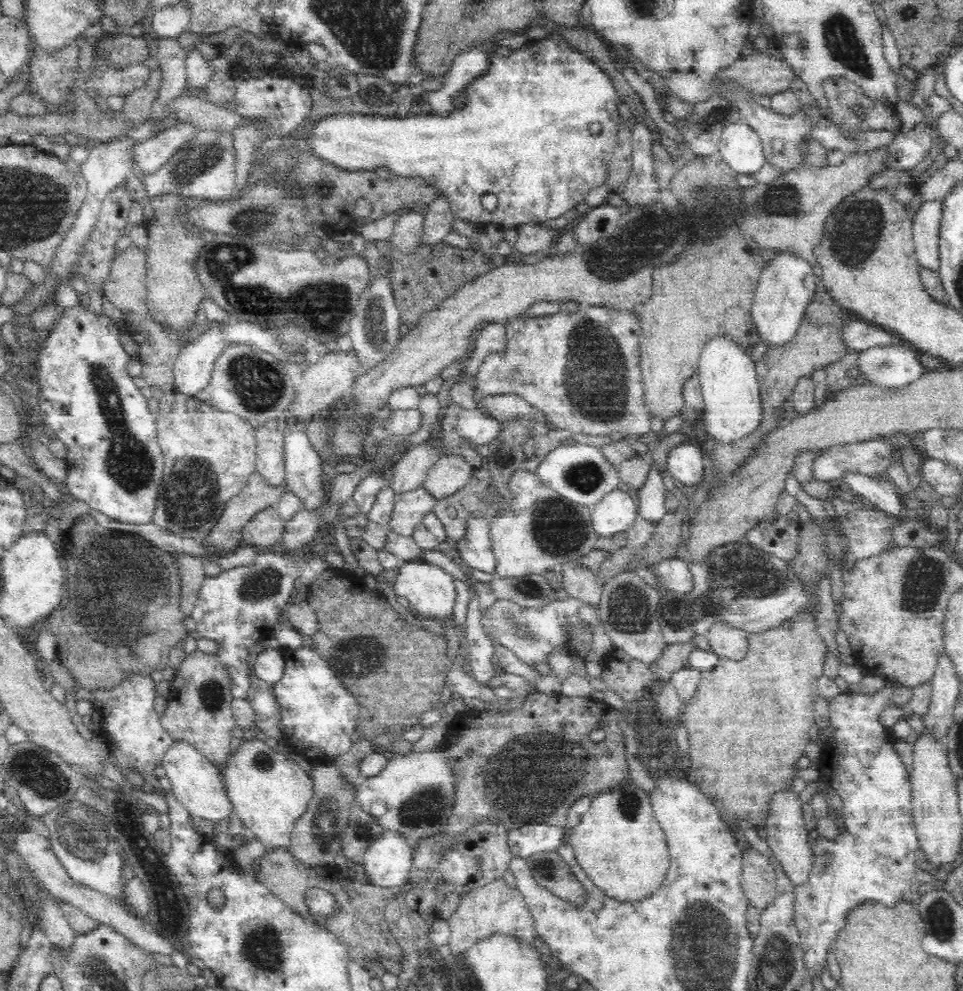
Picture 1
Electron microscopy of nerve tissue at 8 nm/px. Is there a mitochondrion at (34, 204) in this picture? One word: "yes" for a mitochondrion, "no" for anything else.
yes

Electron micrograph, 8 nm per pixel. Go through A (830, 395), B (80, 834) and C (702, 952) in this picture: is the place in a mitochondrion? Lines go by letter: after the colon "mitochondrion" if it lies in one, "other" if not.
A: other
B: mitochondrion
C: mitochondrion

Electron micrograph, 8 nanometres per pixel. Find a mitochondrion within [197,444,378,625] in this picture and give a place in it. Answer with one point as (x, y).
(263, 584)

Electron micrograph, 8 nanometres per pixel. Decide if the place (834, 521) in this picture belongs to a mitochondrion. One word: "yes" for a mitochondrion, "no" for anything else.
no

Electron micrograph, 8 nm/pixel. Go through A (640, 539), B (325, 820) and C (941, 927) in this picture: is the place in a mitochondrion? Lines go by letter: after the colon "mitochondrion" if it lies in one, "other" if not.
A: other
B: mitochondrion
C: mitochondrion

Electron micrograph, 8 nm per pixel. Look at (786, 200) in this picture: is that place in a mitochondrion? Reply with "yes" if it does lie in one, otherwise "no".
yes

